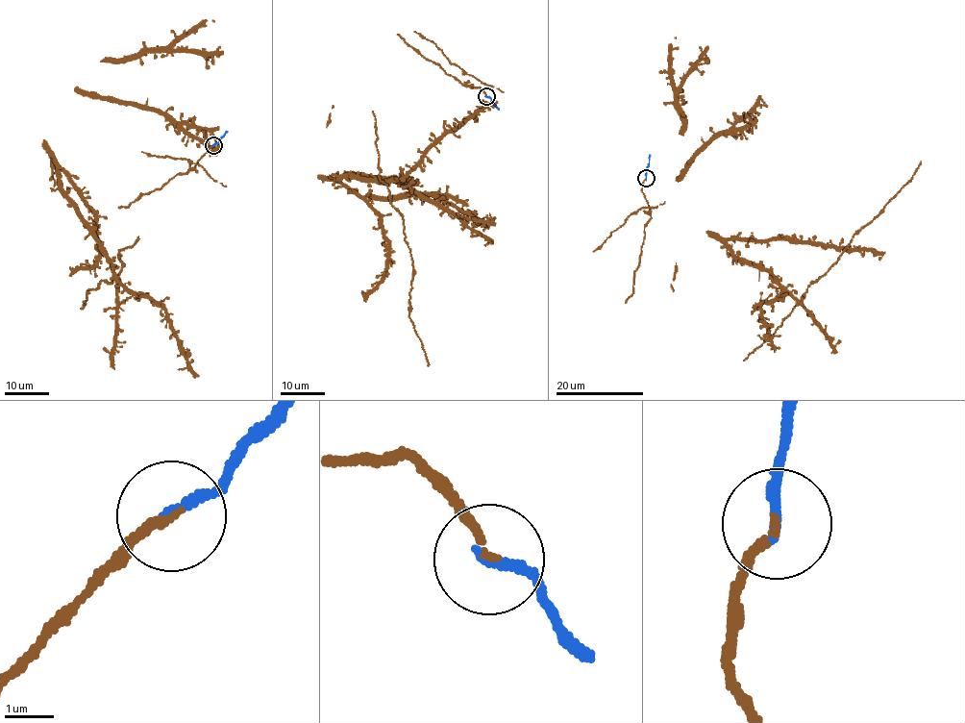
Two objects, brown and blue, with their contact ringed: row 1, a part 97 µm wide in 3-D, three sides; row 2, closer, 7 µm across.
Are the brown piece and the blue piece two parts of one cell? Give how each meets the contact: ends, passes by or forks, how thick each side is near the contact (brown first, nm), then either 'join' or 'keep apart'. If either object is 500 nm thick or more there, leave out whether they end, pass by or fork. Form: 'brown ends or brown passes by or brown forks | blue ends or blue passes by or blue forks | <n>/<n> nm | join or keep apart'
brown ends | blue ends | 150/240 nm | join

